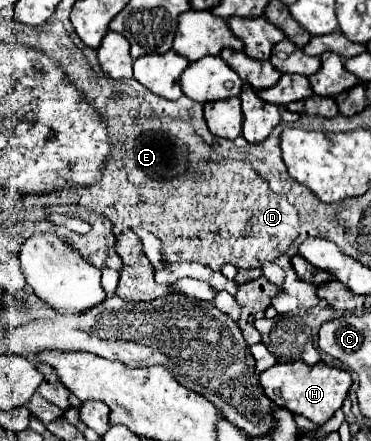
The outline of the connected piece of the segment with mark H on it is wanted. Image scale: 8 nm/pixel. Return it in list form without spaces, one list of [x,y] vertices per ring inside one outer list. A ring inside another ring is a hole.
[[[287,362],[287,364],[275,364],[269,370],[265,370],[259,376],[259,382],[265,394],[281,408],[287,408],[293,414],[301,414],[315,424],[325,424],[333,416],[333,412],[341,408],[351,388],[351,374],[327,366],[323,362],[317,362],[315,366],[307,366],[303,362]]]

